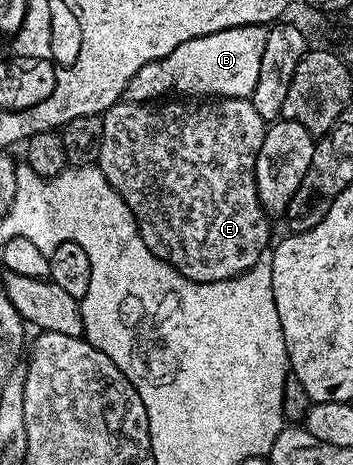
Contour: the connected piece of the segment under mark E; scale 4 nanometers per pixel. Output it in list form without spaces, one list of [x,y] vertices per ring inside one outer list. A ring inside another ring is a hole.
[[[210,98],[193,105],[196,106],[193,110],[183,110],[180,106],[171,110],[170,107],[164,105],[168,104],[152,104],[147,109],[138,109],[137,103],[121,100],[114,103],[109,110],[104,111],[102,115],[104,119],[102,152],[98,152],[98,165],[102,176],[106,176],[109,184],[115,188],[118,196],[122,196],[122,200],[130,208],[146,248],[150,248],[150,252],[154,252],[154,256],[166,260],[166,264],[170,264],[179,274],[186,276],[192,282],[221,282],[236,278],[239,274],[245,274],[269,249],[268,238],[264,235],[264,229],[267,228],[269,219],[260,206],[256,187],[256,161],[258,152],[262,148],[266,123],[262,120],[262,116],[258,116],[258,112],[254,112],[254,104],[251,100],[246,98]]]

